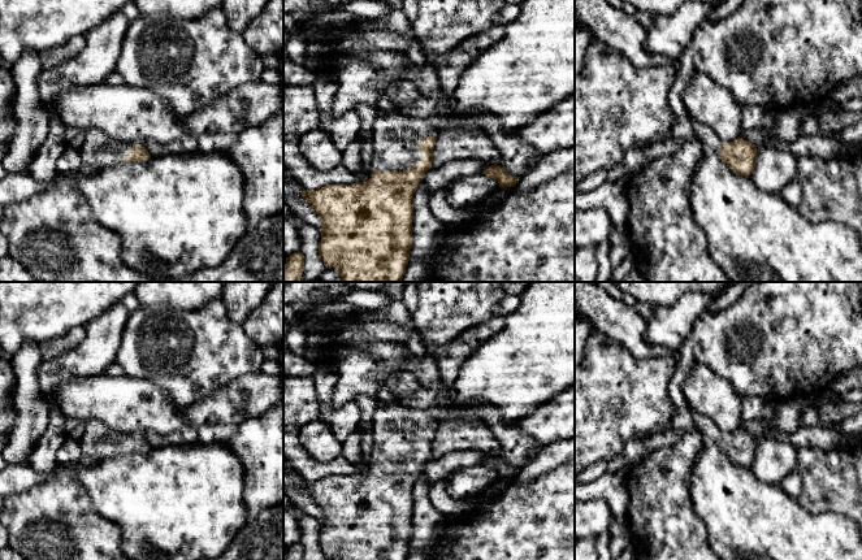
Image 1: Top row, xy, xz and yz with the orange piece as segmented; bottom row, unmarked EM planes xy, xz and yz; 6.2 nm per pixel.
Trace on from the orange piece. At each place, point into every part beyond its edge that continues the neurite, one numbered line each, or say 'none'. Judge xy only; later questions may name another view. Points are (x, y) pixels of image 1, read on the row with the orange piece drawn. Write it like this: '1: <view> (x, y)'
1: xy (98, 151)

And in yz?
1: yz (710, 142)

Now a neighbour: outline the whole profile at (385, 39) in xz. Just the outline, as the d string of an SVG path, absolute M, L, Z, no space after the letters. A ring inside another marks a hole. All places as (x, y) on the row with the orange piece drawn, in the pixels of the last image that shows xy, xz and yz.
M358 31L342 35L339 45L343 49L398 49L404 51L408 45L406 36L394 31Z

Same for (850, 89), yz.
M862 73L844 81L829 96L836 103L862 97Z

